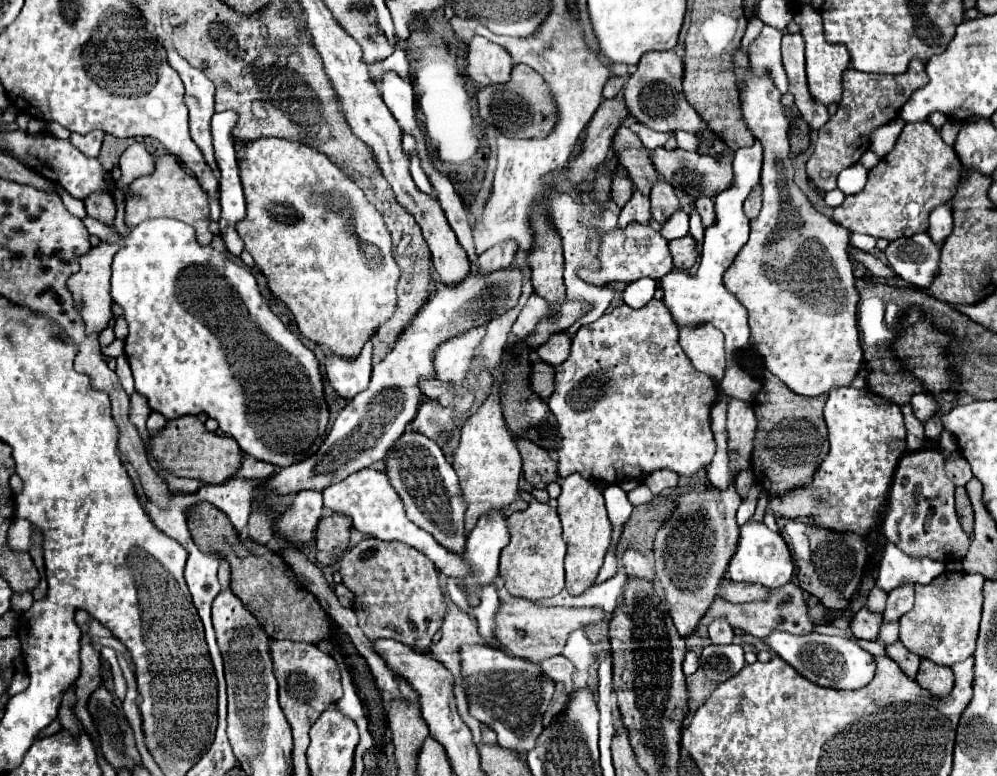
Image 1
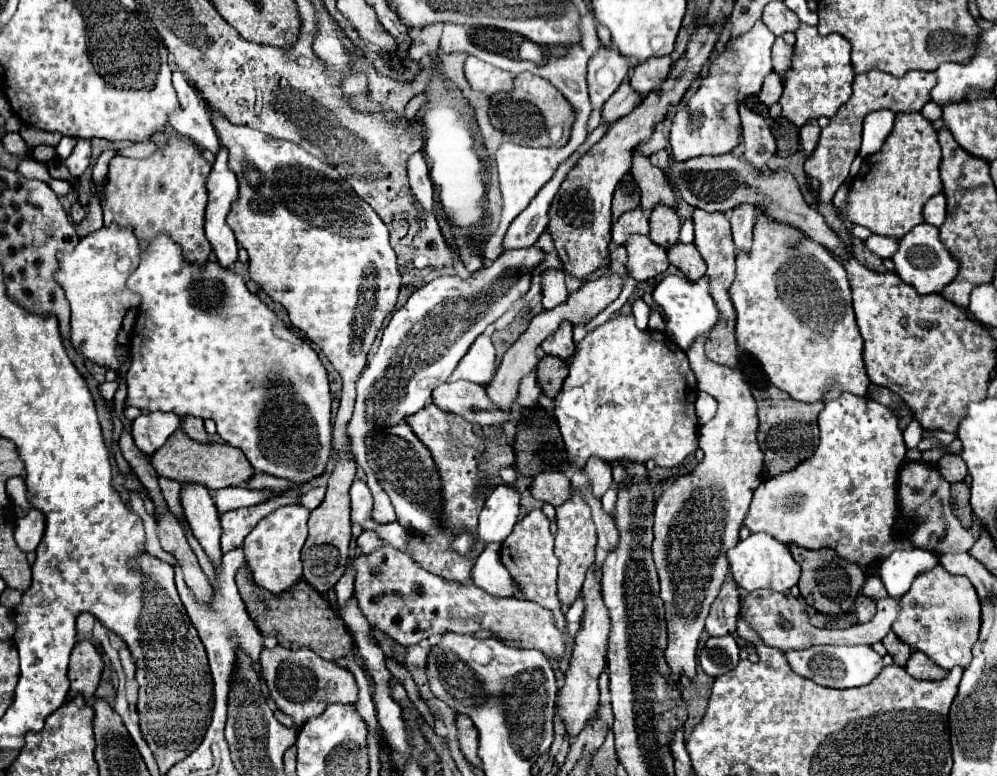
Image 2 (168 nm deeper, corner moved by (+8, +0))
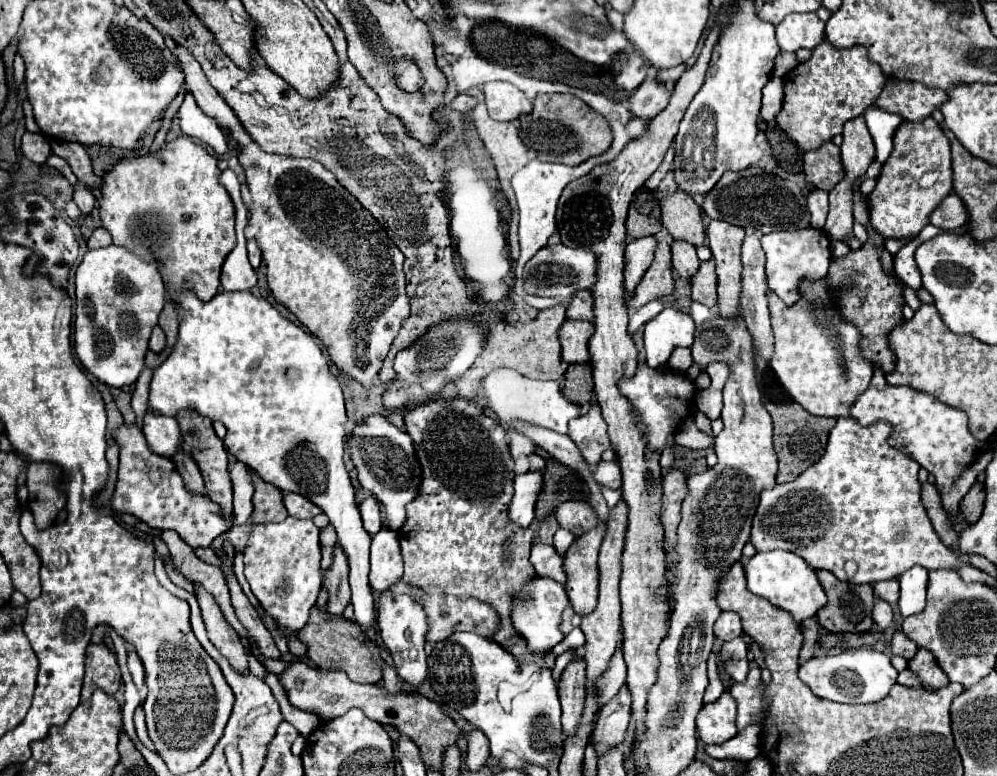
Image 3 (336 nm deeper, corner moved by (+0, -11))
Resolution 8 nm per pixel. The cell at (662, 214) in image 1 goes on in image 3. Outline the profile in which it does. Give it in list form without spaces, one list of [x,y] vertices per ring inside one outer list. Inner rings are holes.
[[[682,240],[672,242],[672,264],[674,264],[674,270],[680,274],[680,278],[690,282],[690,278],[698,272],[698,266],[700,266],[696,248]]]

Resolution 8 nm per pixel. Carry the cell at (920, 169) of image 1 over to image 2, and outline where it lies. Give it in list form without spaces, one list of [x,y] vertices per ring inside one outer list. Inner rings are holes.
[[[896,113],[894,129],[884,147],[864,159],[860,173],[854,177],[848,201],[840,215],[854,225],[870,229],[874,235],[900,239],[912,227],[924,223],[922,207],[926,201],[942,191],[940,181],[940,145],[936,129],[920,113]]]

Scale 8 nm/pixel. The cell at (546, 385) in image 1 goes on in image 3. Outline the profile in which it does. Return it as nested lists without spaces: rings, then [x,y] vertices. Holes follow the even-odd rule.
[[[572,364],[566,370],[566,386],[564,394],[580,404],[580,408],[586,412],[590,408],[592,396],[594,396],[594,378],[590,374],[590,364]]]

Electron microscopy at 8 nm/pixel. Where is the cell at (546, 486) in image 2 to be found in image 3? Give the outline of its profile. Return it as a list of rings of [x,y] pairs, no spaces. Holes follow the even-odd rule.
[[[578,500],[560,504],[556,508],[556,520],[564,530],[572,532],[576,538],[598,526],[598,516],[594,508],[588,502],[578,502]]]

